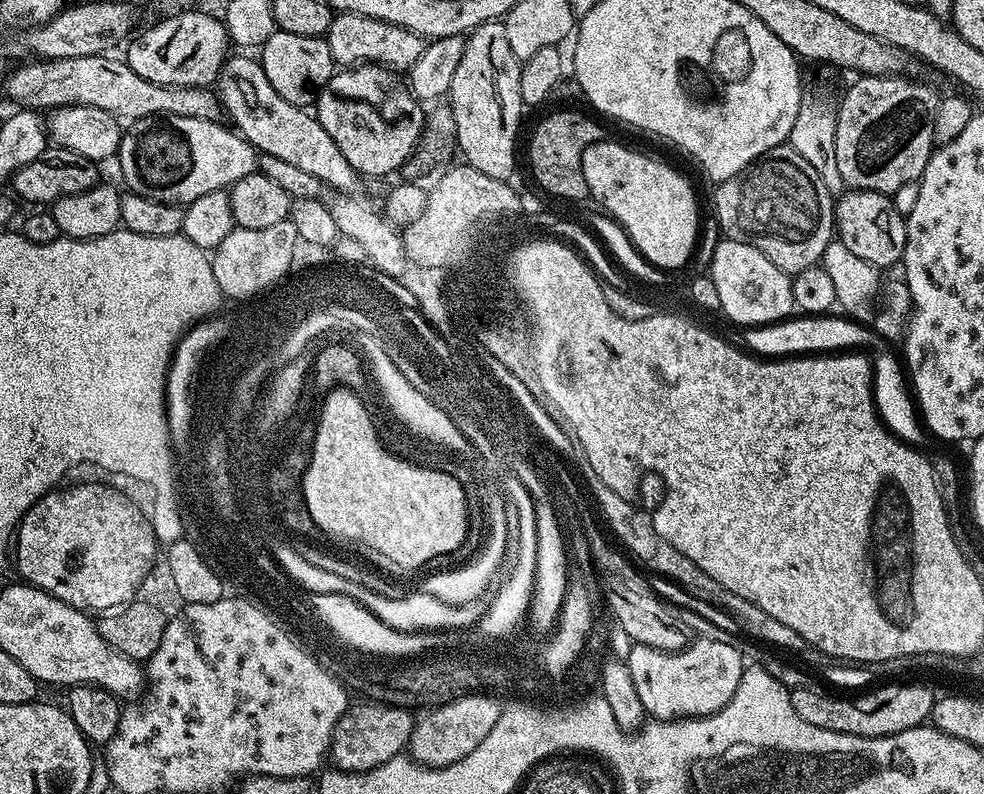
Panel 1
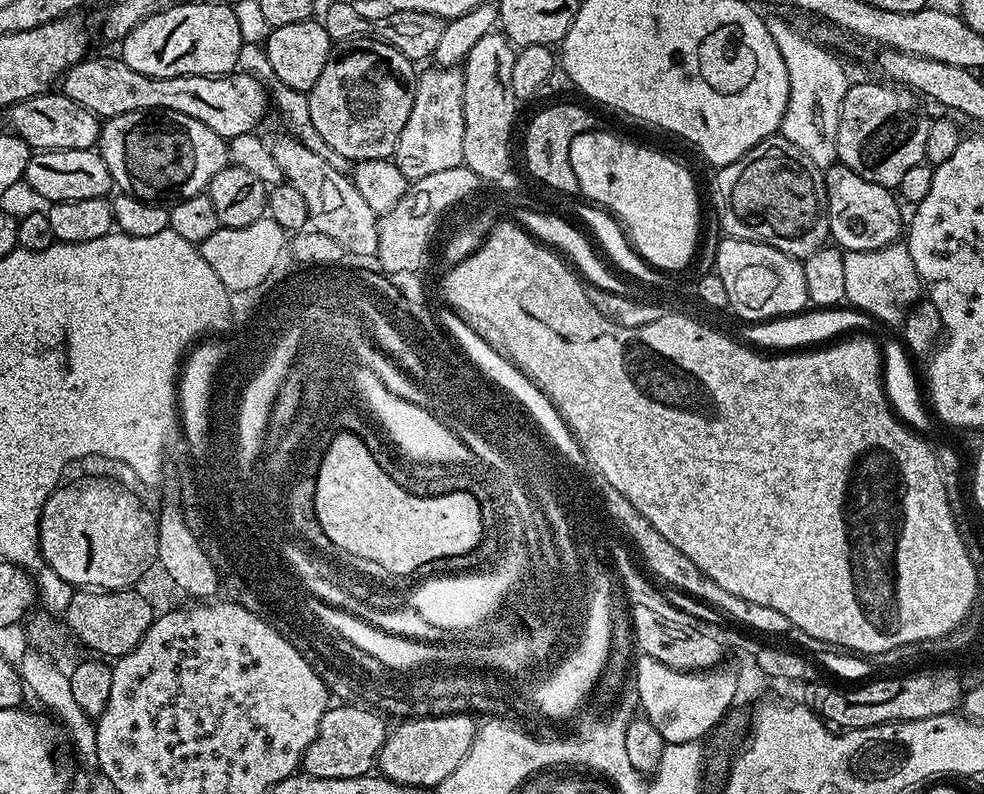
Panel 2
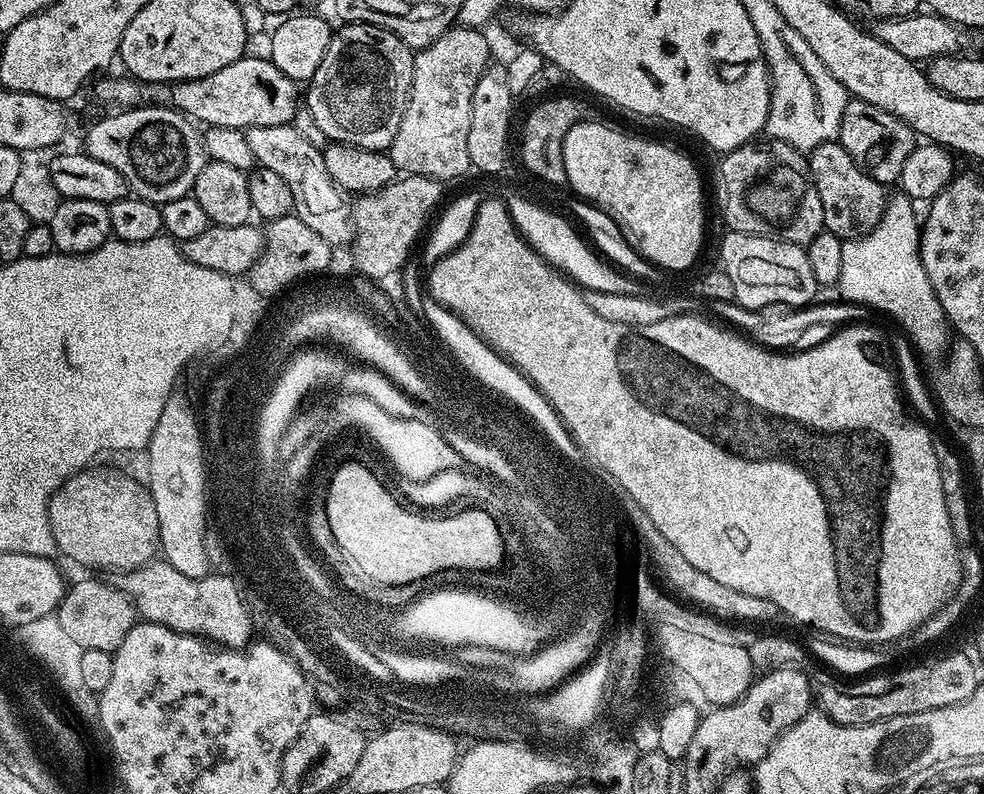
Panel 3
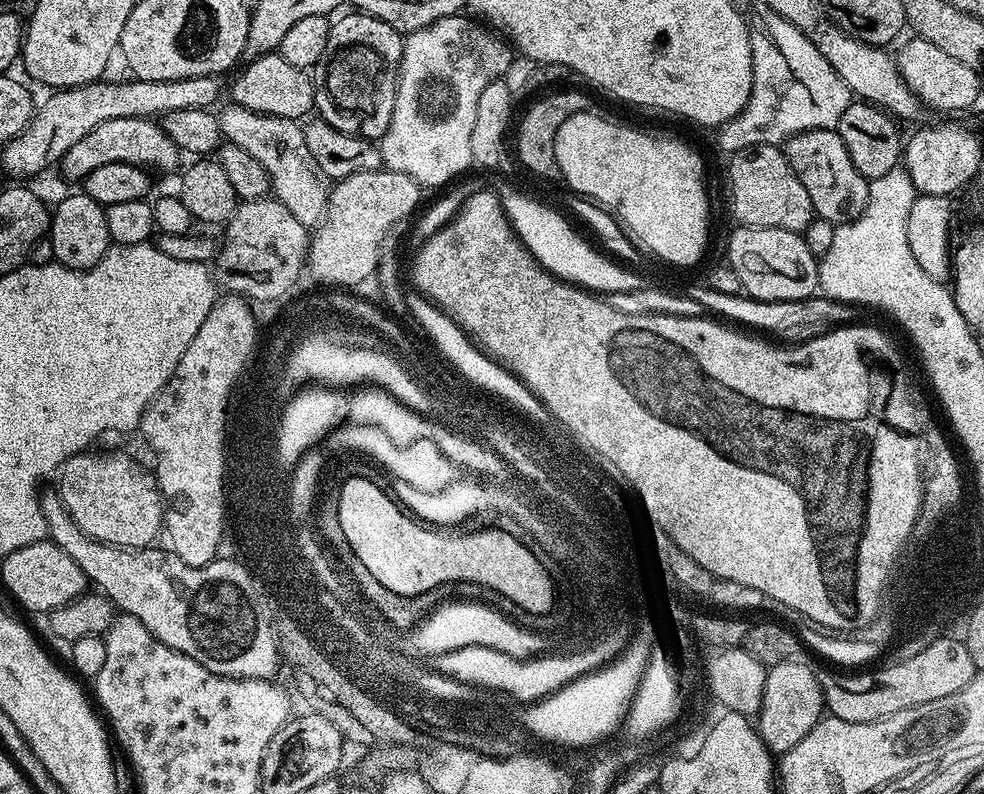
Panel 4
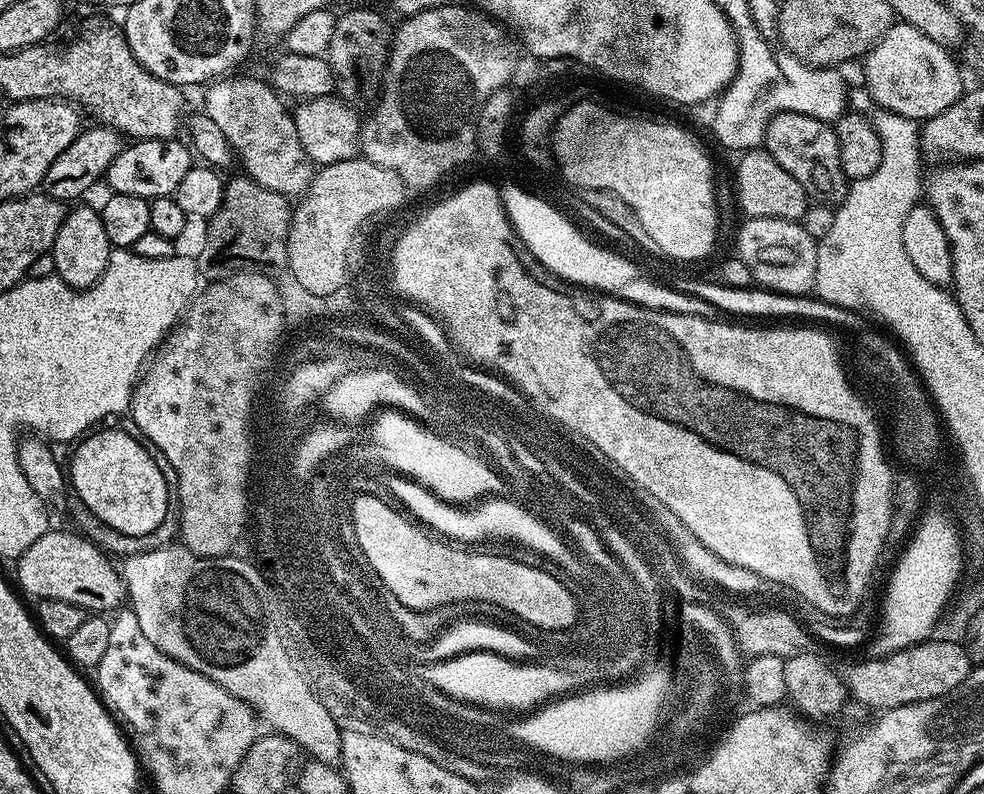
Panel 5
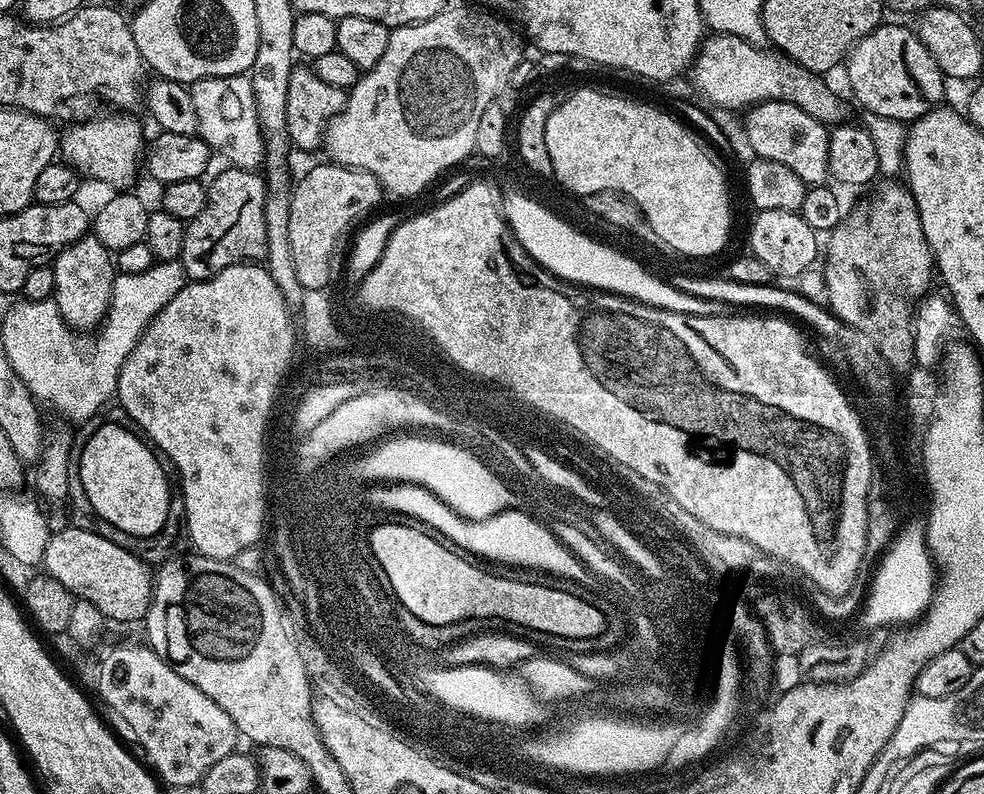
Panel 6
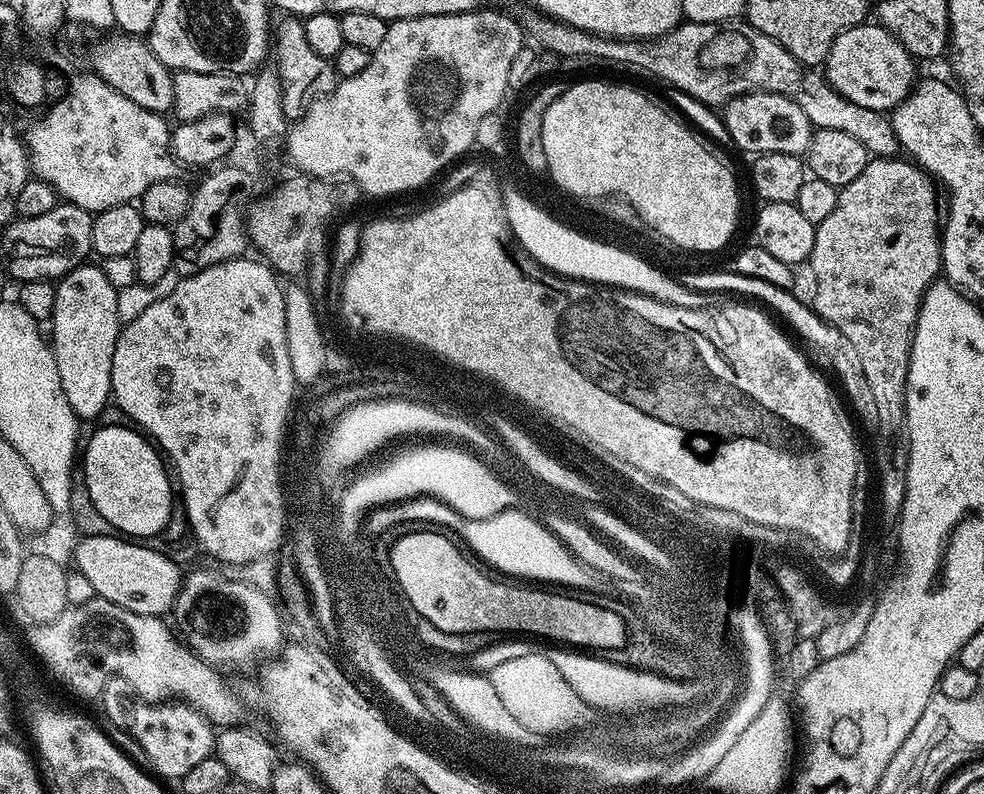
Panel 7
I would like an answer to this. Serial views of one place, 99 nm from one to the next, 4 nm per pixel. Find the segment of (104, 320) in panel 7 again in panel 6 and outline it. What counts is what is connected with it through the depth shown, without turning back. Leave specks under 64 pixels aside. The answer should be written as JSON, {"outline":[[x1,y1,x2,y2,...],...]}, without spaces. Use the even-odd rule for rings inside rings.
{"outline":[[89,234,66,246,50,266,54,270,54,299,65,322,81,334,99,328,108,312,118,275,113,253,102,246,96,236]]}

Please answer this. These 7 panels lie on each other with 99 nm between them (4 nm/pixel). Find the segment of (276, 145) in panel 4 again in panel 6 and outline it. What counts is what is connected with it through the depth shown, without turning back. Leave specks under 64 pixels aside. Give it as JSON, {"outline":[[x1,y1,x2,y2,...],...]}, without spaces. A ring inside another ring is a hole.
{"outline":[[247,75,203,76,190,85,194,114,198,114,199,137,217,157,225,156,233,168,256,170,264,163,264,132,258,122,254,86]]}

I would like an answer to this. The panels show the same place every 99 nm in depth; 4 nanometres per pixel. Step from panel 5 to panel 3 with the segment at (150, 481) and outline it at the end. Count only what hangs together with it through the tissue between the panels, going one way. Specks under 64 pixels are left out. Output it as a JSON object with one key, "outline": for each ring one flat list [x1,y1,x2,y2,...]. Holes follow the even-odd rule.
{"outline":[[98,466,86,474,78,474,63,491,57,492,54,502,50,502,48,513,59,555,69,556,74,563,85,564,88,568,113,568,116,574,129,572,149,563,160,547,158,510,154,510,154,498,141,481,139,484,134,477,116,468]]}

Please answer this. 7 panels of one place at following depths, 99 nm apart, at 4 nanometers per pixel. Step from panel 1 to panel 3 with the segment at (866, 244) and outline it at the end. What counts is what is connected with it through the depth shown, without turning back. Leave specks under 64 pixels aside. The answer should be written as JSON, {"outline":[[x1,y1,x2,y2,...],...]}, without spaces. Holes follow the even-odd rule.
{"outline":[[836,140,813,148,806,156,808,175,822,198,824,226,841,240,857,240,878,226,886,203,885,185,870,178]]}

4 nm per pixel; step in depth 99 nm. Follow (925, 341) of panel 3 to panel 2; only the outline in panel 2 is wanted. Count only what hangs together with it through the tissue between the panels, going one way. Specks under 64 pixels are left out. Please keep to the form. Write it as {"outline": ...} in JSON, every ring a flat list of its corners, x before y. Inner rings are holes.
{"outline":[[897,242,869,252,850,252,845,255,845,301,853,309,859,309,877,321,888,320,895,312,904,314,921,299,922,281,914,270,907,243]]}

